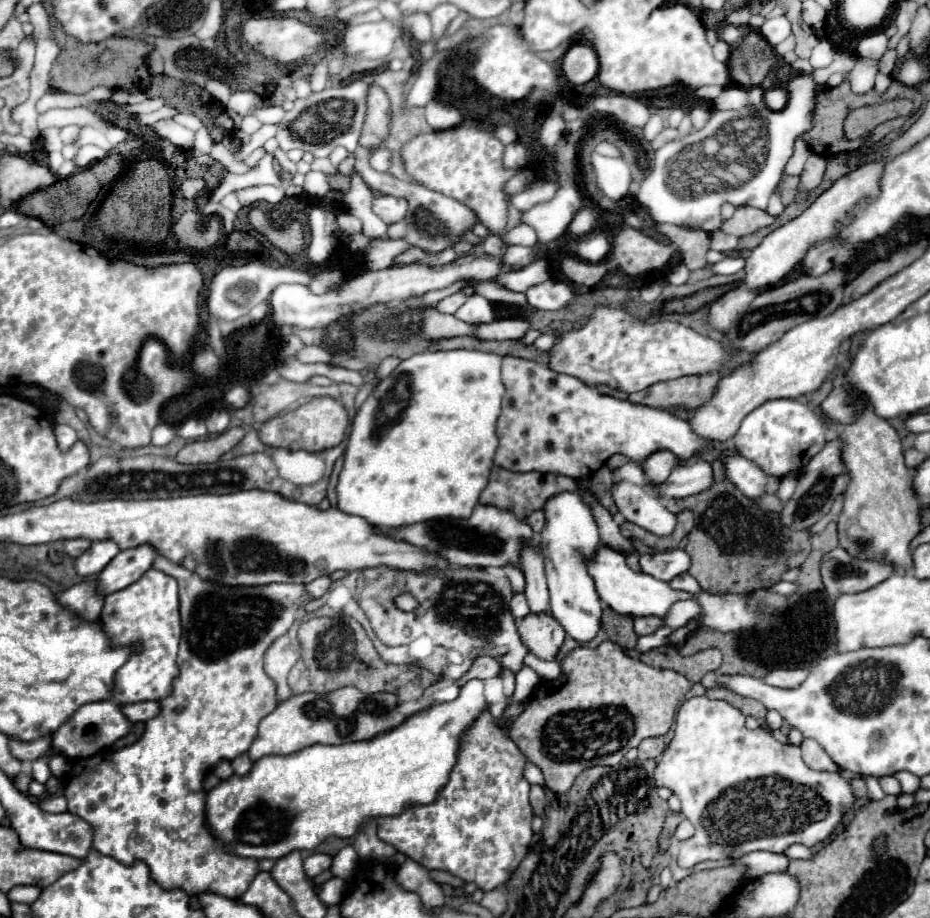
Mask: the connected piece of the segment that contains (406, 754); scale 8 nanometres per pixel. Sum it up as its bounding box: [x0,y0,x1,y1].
[207,680,487,858]

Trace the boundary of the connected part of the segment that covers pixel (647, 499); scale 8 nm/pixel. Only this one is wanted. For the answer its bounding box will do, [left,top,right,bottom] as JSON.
[613,482,675,536]

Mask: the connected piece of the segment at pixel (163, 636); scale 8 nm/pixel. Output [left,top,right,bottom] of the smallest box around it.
[99,570,181,704]

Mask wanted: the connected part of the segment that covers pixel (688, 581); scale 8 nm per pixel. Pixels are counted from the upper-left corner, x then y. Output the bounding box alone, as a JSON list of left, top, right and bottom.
[671,572,701,594]

